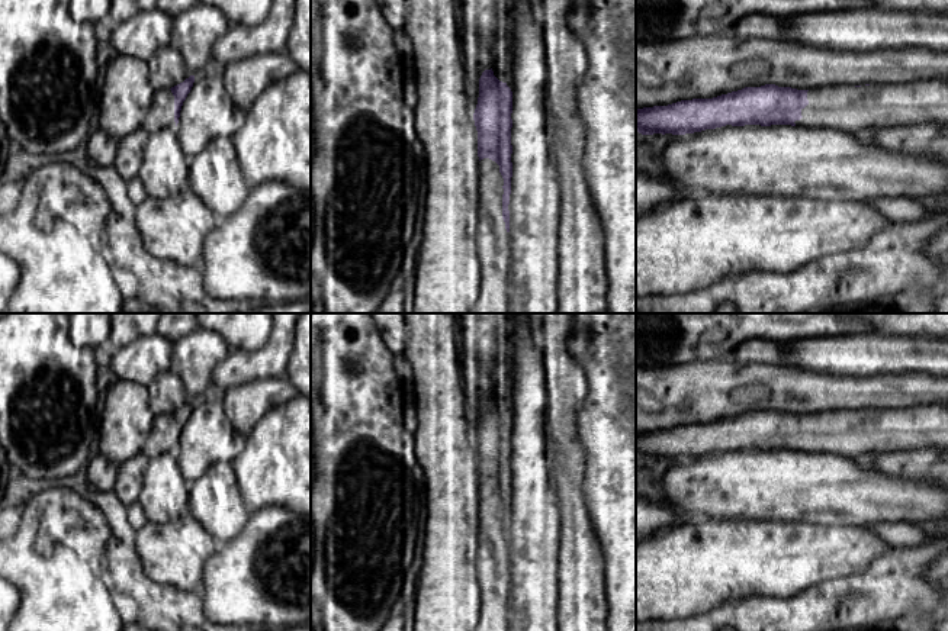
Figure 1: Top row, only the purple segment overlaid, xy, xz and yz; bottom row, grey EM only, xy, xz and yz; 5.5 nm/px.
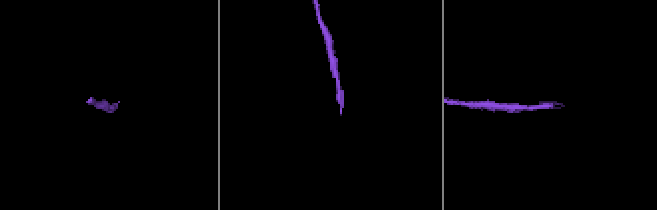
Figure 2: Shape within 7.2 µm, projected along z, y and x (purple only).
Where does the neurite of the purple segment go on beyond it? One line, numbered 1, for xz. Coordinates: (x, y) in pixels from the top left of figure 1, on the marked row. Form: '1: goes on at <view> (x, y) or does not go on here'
1: goes on at xz (492, 241)

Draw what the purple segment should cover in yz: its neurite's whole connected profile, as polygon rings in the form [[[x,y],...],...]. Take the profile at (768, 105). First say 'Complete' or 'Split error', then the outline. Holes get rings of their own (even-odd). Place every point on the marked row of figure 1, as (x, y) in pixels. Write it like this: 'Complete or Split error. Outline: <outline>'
Split error. Outline: [[[948,80],[828,86],[810,90],[765,84],[761,87],[745,87],[713,99],[681,100],[668,106],[636,109],[636,132],[642,135],[685,135],[726,125],[791,125],[832,128],[848,133],[868,135],[922,123],[948,126]]]

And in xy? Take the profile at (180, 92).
Split error. Outline: [[[190,75],[171,88],[158,90],[152,97],[152,106],[150,107],[141,128],[150,133],[163,128],[176,128],[183,102],[190,93],[193,83],[195,75]]]

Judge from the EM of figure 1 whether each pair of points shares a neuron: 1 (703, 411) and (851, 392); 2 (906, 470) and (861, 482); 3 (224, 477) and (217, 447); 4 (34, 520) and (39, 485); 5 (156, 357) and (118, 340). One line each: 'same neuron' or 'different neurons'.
1: same neuron
2: different neurons
3: different neurons
4: different neurons
5: different neurons

